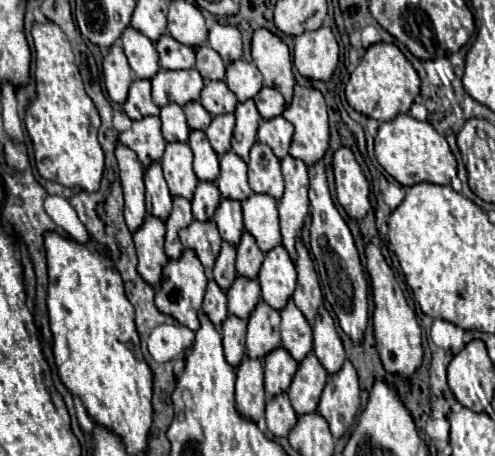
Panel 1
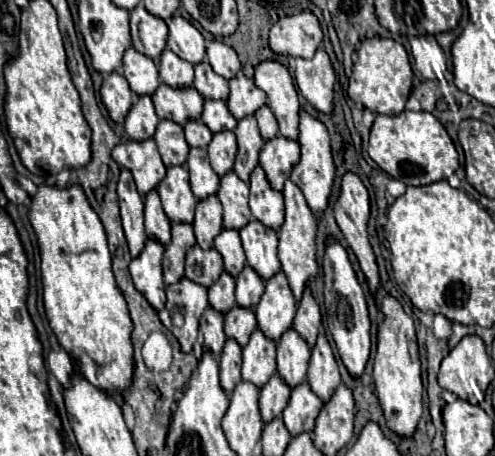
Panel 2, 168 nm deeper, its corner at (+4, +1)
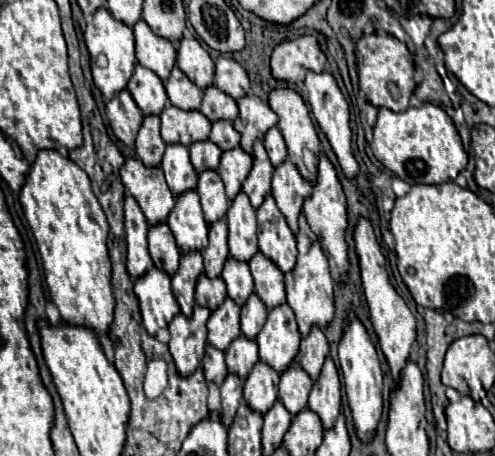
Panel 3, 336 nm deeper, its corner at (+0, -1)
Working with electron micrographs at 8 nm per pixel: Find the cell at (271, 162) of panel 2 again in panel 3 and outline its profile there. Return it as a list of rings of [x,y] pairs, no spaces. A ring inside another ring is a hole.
[[[286,160],[284,164],[280,164],[274,170],[274,178],[272,178],[272,196],[280,208],[280,212],[284,214],[288,226],[292,228],[294,236],[296,236],[296,228],[298,228],[298,216],[304,210],[304,200],[312,194],[312,186],[300,176],[298,168]]]

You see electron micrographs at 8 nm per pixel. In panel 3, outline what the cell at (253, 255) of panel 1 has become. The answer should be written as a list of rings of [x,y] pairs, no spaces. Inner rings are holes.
[[[252,294],[248,302],[242,306],[242,316],[240,316],[242,336],[248,336],[248,340],[254,340],[260,334],[260,328],[264,328],[266,316],[268,316],[266,306],[256,294]]]

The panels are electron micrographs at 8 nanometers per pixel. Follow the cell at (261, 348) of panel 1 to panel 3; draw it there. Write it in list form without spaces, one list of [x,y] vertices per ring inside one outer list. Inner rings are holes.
[[[258,362],[244,382],[244,404],[258,414],[266,414],[278,400],[278,372]]]

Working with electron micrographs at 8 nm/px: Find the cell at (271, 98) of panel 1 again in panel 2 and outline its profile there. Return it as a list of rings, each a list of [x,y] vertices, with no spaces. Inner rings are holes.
[[[266,104],[262,106],[260,110],[256,110],[256,120],[258,120],[258,128],[260,128],[260,134],[264,140],[270,140],[276,136],[278,132],[278,122],[276,122],[276,116],[272,114],[272,108]]]

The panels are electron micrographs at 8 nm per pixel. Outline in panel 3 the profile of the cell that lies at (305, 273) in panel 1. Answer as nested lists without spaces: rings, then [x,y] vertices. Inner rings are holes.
[[[312,328],[312,332],[302,338],[300,352],[296,356],[296,364],[312,378],[316,380],[320,376],[320,368],[328,356],[328,342],[320,328]]]

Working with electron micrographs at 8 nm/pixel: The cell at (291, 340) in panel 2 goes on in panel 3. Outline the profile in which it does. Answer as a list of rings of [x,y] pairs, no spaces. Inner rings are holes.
[[[292,364],[288,370],[280,374],[280,392],[278,400],[284,404],[284,408],[296,416],[302,412],[308,404],[308,394],[312,390],[312,380],[310,376],[296,364]]]

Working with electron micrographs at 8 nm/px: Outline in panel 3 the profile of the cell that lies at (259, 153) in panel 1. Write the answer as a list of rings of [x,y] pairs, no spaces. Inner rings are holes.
[[[272,196],[264,200],[258,212],[258,248],[260,252],[276,264],[280,272],[292,272],[296,266],[296,240],[288,228],[282,212],[276,208]]]

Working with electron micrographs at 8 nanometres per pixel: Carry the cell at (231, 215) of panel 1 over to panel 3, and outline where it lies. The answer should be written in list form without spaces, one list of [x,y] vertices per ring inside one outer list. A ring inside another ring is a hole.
[[[228,258],[222,270],[222,280],[226,282],[228,298],[232,298],[238,306],[244,306],[248,296],[254,292],[254,280],[246,262]]]

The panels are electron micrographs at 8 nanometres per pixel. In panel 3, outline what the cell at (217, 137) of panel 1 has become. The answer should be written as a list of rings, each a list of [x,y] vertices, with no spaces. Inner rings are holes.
[[[234,148],[222,154],[218,174],[226,186],[226,194],[232,200],[236,192],[242,190],[242,182],[248,178],[248,172],[252,170],[252,156],[246,154],[242,148]]]

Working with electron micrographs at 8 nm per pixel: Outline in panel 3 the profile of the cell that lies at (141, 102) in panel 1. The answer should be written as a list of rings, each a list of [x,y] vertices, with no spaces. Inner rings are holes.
[[[146,116],[142,122],[142,128],[136,136],[136,154],[148,168],[160,166],[162,154],[164,154],[164,140],[160,136],[160,118],[158,116]]]

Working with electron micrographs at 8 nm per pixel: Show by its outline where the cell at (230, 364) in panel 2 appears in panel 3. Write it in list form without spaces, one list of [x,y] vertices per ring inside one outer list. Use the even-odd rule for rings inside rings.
[[[232,374],[226,376],[224,384],[220,386],[220,398],[222,398],[222,422],[228,428],[242,402],[242,380]]]

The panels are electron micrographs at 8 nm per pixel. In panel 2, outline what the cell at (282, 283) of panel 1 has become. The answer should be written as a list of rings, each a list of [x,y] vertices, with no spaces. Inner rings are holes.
[[[278,270],[264,282],[264,294],[256,306],[258,328],[266,338],[278,342],[280,336],[292,326],[296,314],[296,298],[288,286],[288,278]]]

